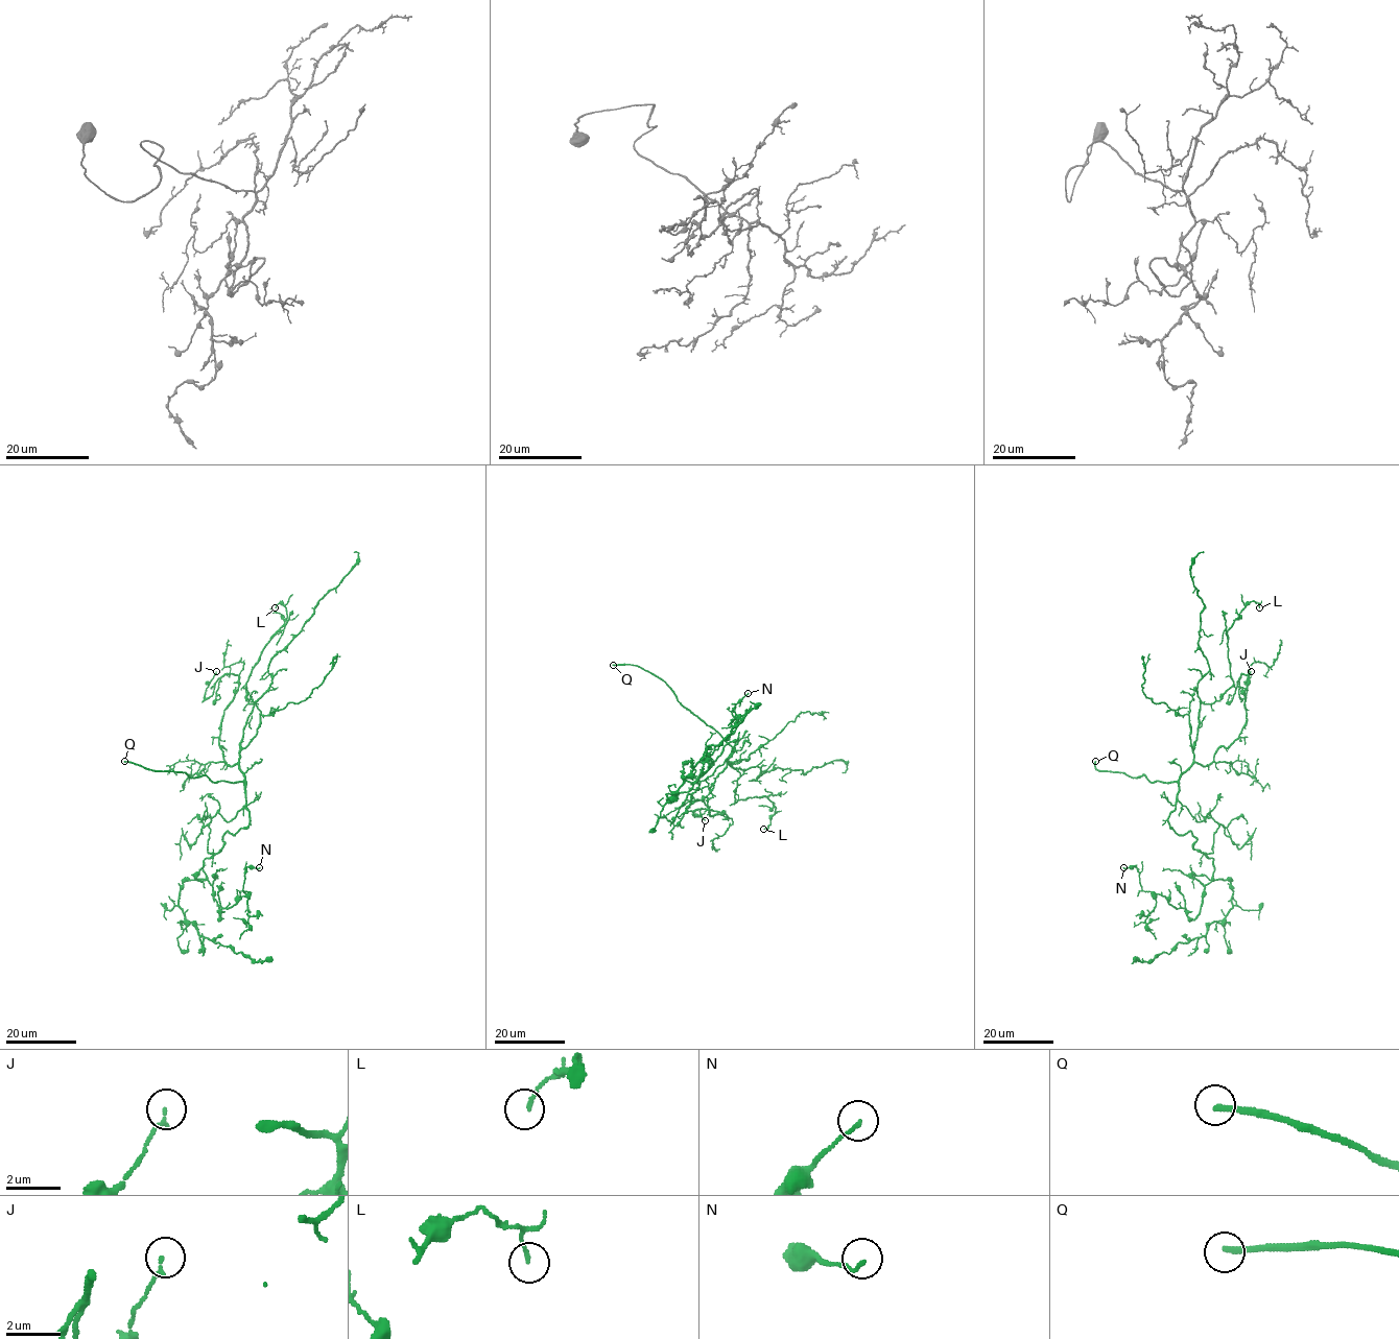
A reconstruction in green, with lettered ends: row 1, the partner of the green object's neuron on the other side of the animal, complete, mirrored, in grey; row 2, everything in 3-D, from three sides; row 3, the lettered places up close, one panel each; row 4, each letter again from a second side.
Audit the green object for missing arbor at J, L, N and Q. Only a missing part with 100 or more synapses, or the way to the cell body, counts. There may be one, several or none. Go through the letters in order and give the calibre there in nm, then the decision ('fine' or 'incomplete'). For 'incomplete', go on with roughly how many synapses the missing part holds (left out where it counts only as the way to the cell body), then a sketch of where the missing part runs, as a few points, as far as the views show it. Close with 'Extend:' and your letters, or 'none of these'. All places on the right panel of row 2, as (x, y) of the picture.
J: 120 nm thick; fine
L: 110 nm thick; fine
N: 110 nm thick; fine
Q: 240 nm thick; incomplete; missing branch runs (1095, 761), (1118, 773), (1131, 775), (1136, 771), (1144, 786), (1147, 778)
Extend: Q

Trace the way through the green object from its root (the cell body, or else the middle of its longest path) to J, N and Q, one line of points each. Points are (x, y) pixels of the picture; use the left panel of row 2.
J: (249, 814), (245, 775), (238, 763), (227, 764), (218, 742), (238, 676), (223, 674), (205, 698), (216, 671)
N: (249, 814), (204, 860), (219, 918), (246, 894), (245, 868), (259, 867)
Q: (249, 814), (242, 782), (212, 782), (205, 775), (190, 776), (185, 772), (156, 771), (124, 761)

